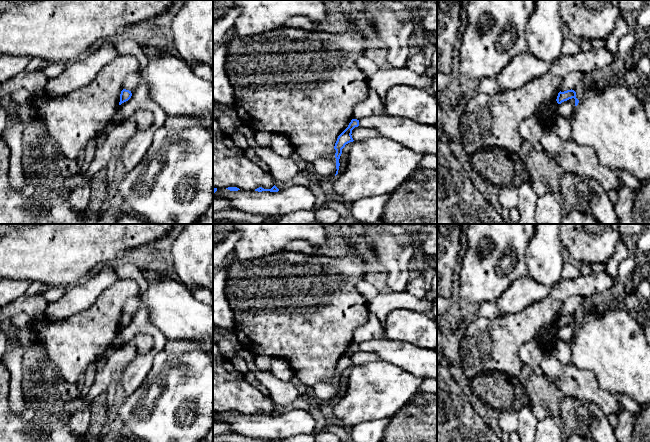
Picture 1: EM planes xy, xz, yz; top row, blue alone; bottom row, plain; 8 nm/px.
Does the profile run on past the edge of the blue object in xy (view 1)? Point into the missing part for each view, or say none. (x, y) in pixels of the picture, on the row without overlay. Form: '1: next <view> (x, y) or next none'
1: next none

